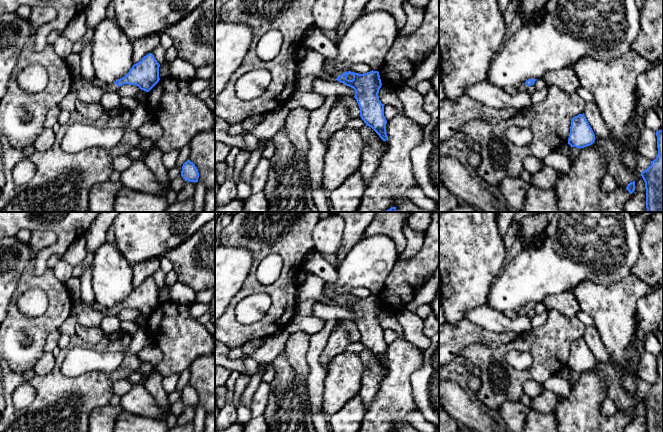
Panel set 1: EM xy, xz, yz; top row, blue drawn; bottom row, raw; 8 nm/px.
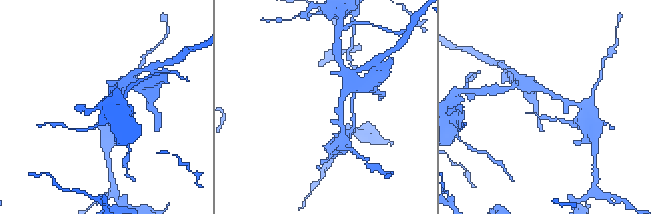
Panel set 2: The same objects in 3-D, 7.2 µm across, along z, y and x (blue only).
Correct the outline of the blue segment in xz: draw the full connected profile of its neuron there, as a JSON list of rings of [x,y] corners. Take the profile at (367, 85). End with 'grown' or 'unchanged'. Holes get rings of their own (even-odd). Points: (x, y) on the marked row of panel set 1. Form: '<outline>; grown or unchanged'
[[[336,71],[335,78],[355,90],[355,96],[360,108],[360,117],[383,140],[388,140],[386,133],[387,120],[384,116],[384,104],[379,100],[379,90],[382,86],[378,71],[364,74]]]; grown

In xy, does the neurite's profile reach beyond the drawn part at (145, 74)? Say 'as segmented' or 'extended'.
extended

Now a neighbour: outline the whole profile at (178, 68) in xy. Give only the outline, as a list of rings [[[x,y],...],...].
[[[178,57],[169,61],[167,76],[171,79],[182,78],[191,81],[196,78],[196,70],[197,68],[192,63]]]

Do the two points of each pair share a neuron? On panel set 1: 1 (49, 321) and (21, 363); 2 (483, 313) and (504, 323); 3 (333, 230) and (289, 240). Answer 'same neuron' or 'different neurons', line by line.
1: same neuron
2: same neuron
3: different neurons

